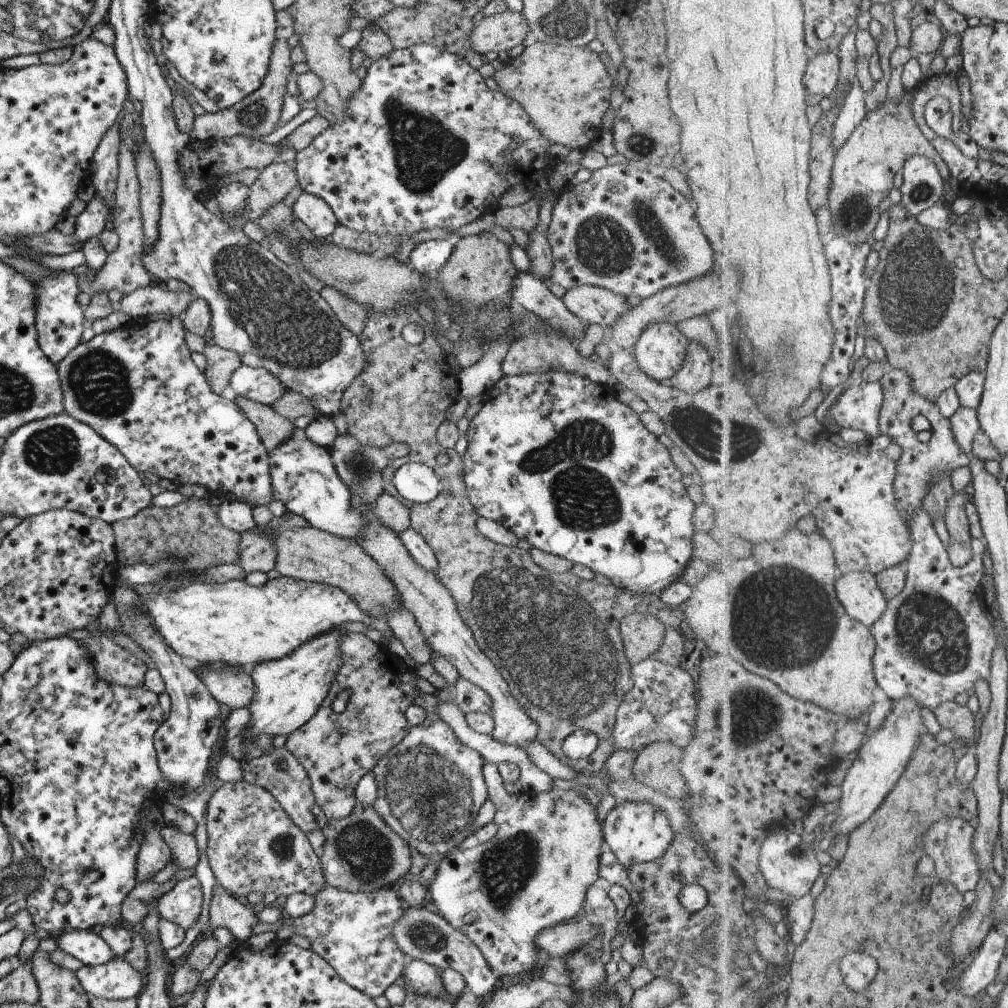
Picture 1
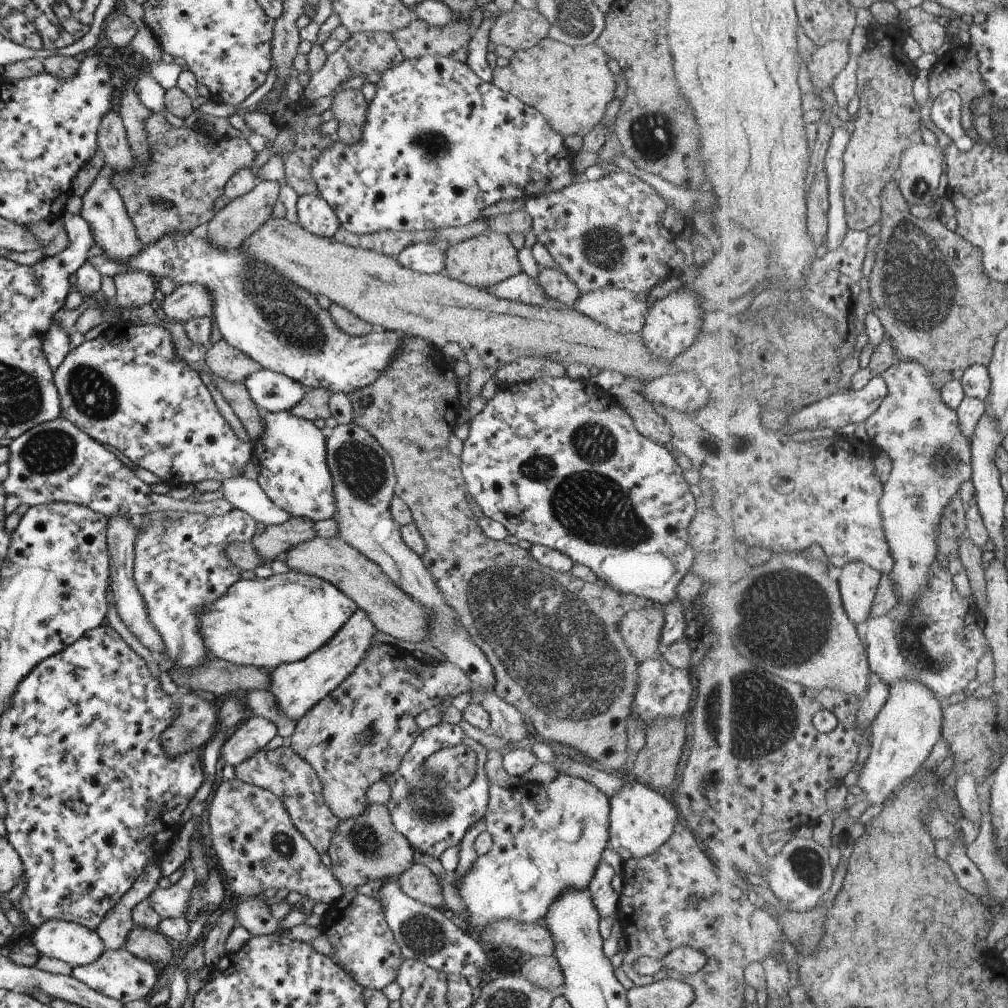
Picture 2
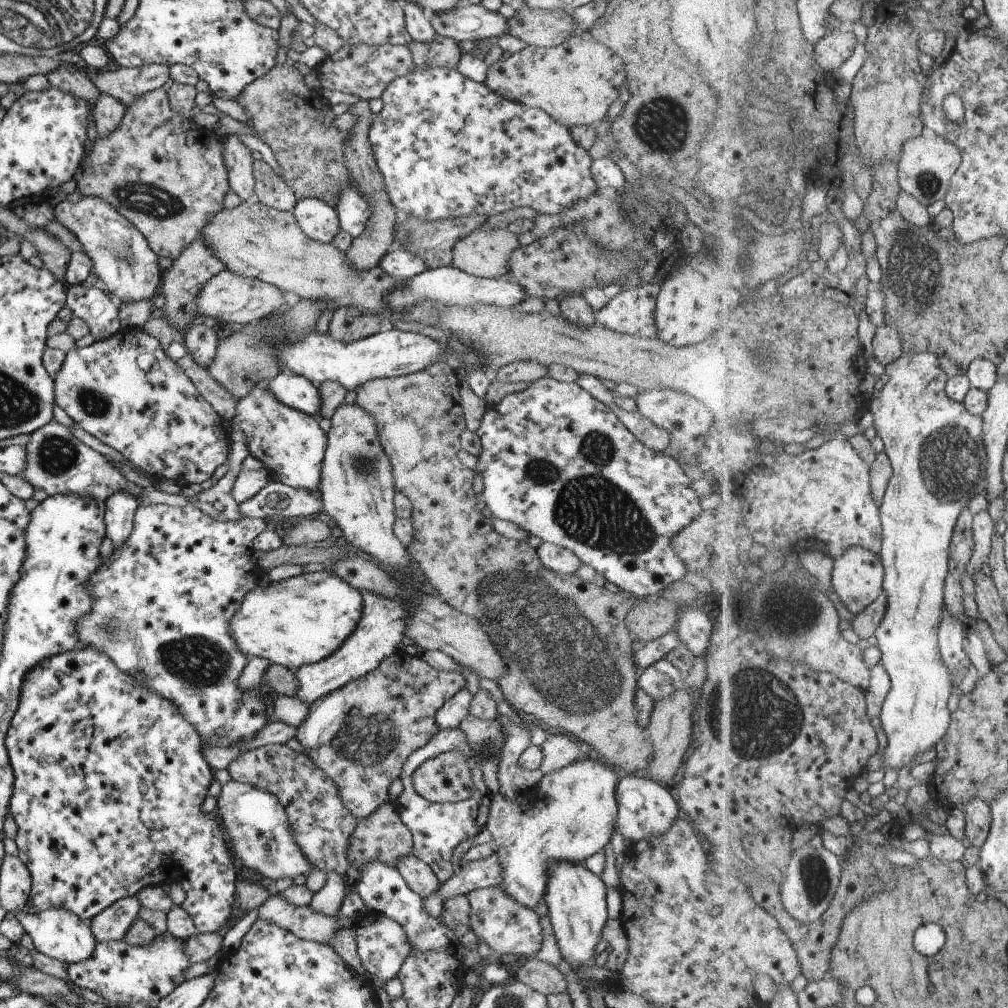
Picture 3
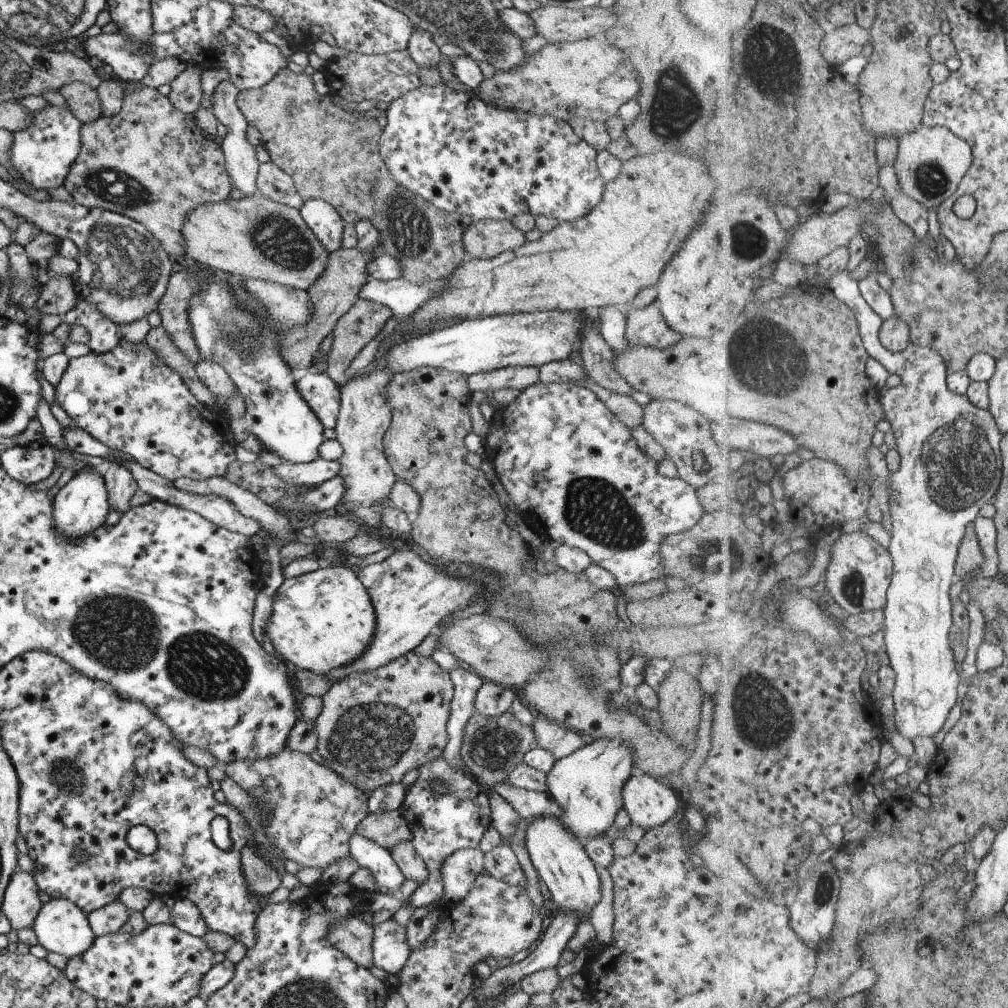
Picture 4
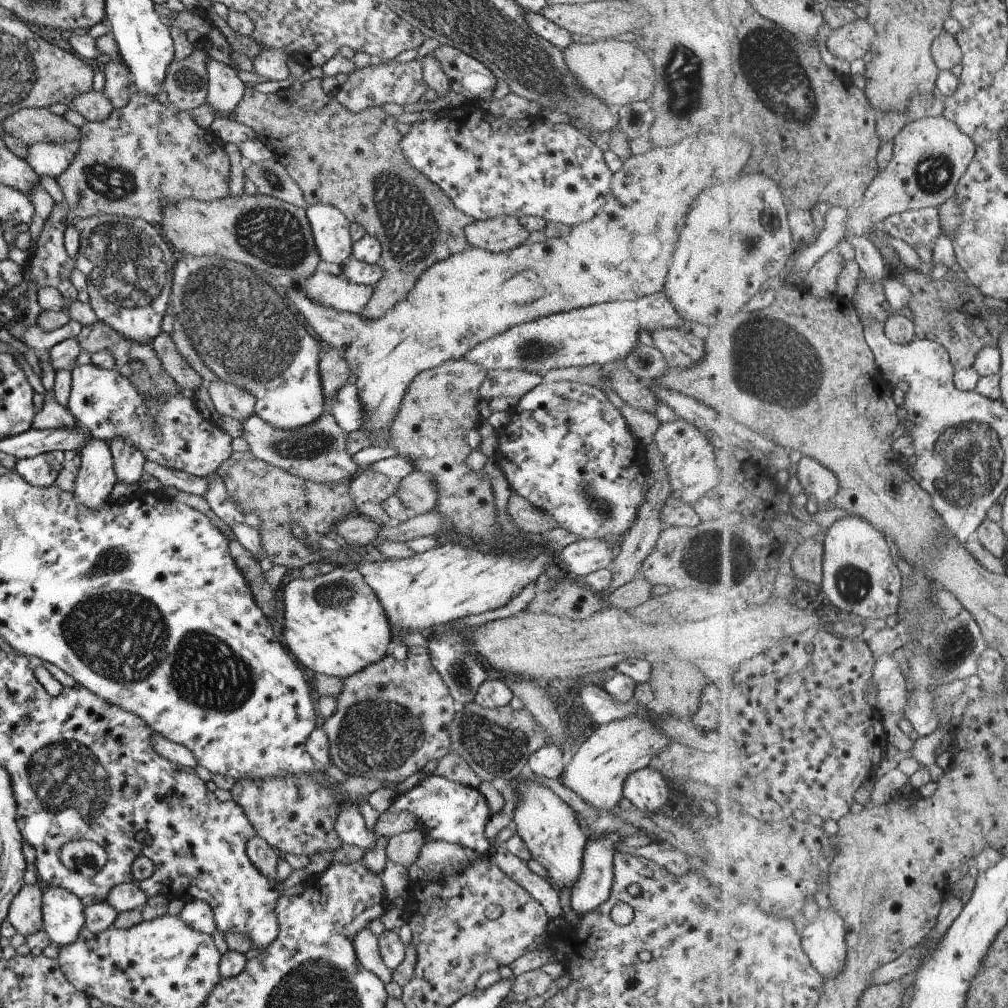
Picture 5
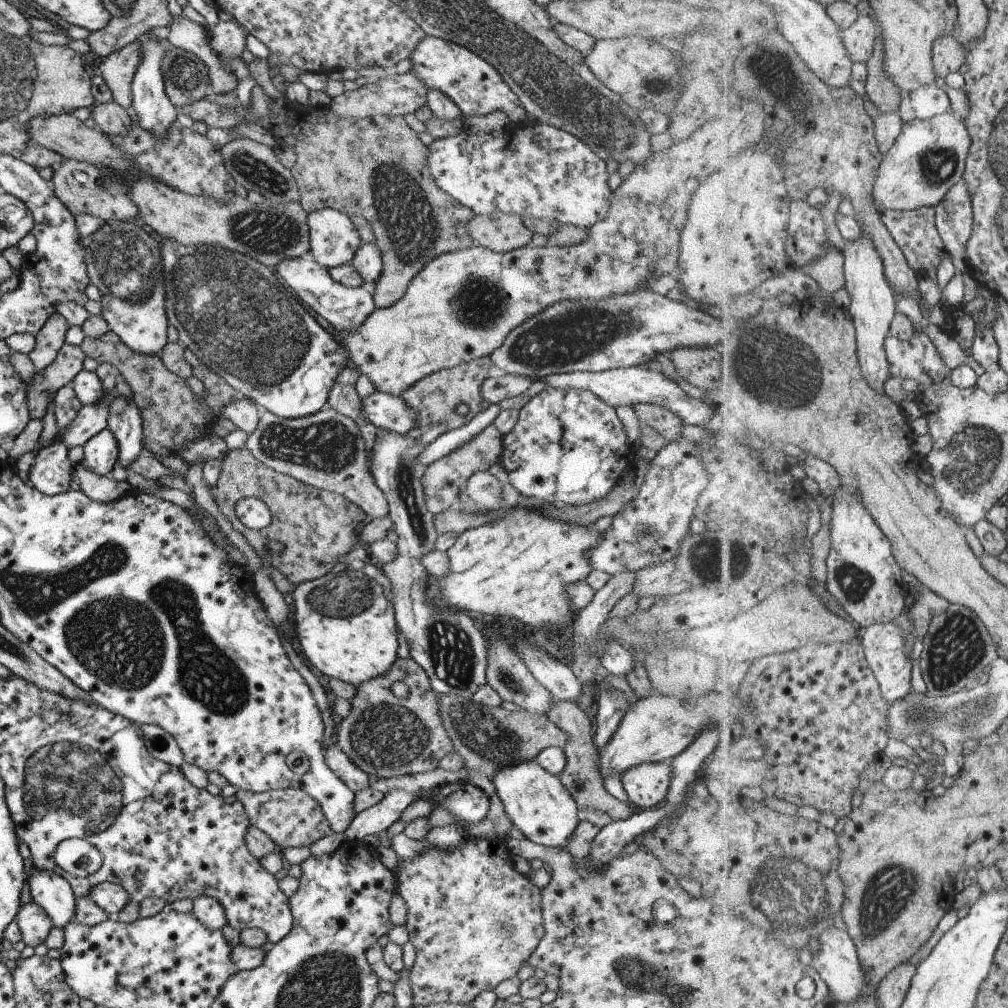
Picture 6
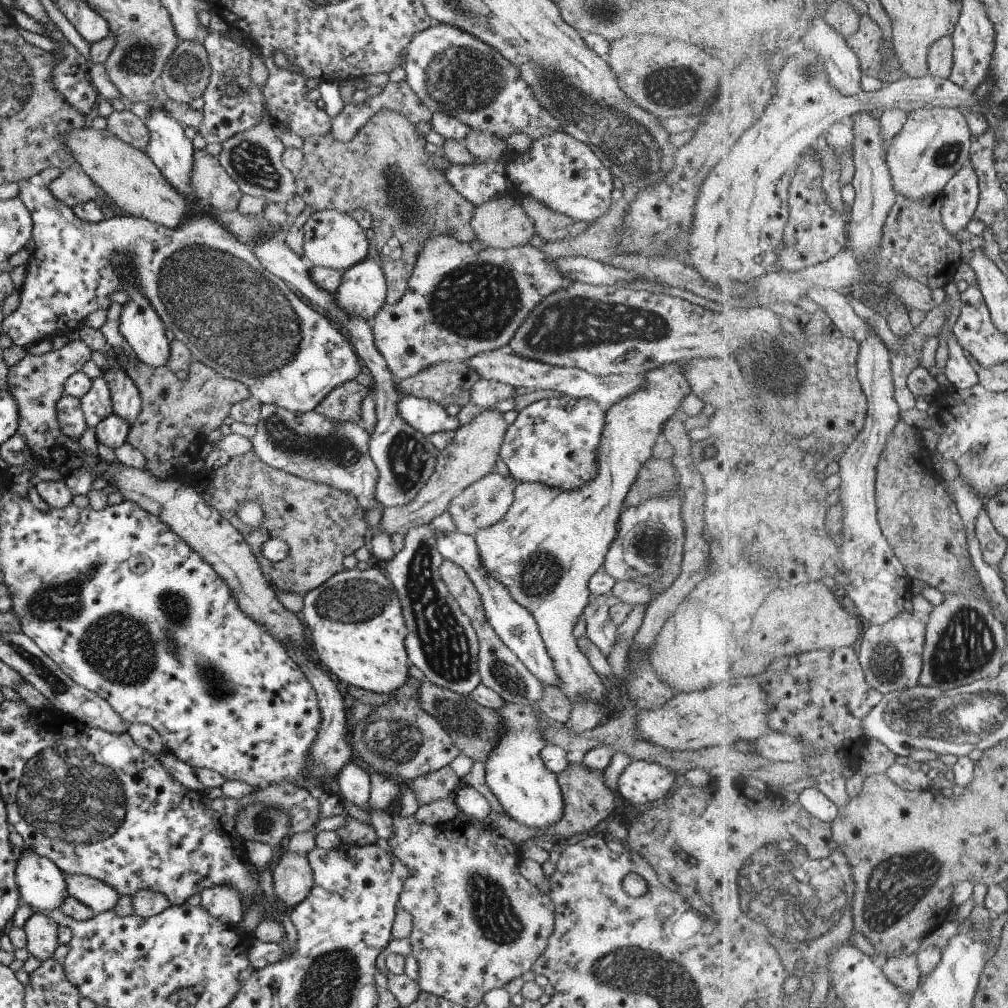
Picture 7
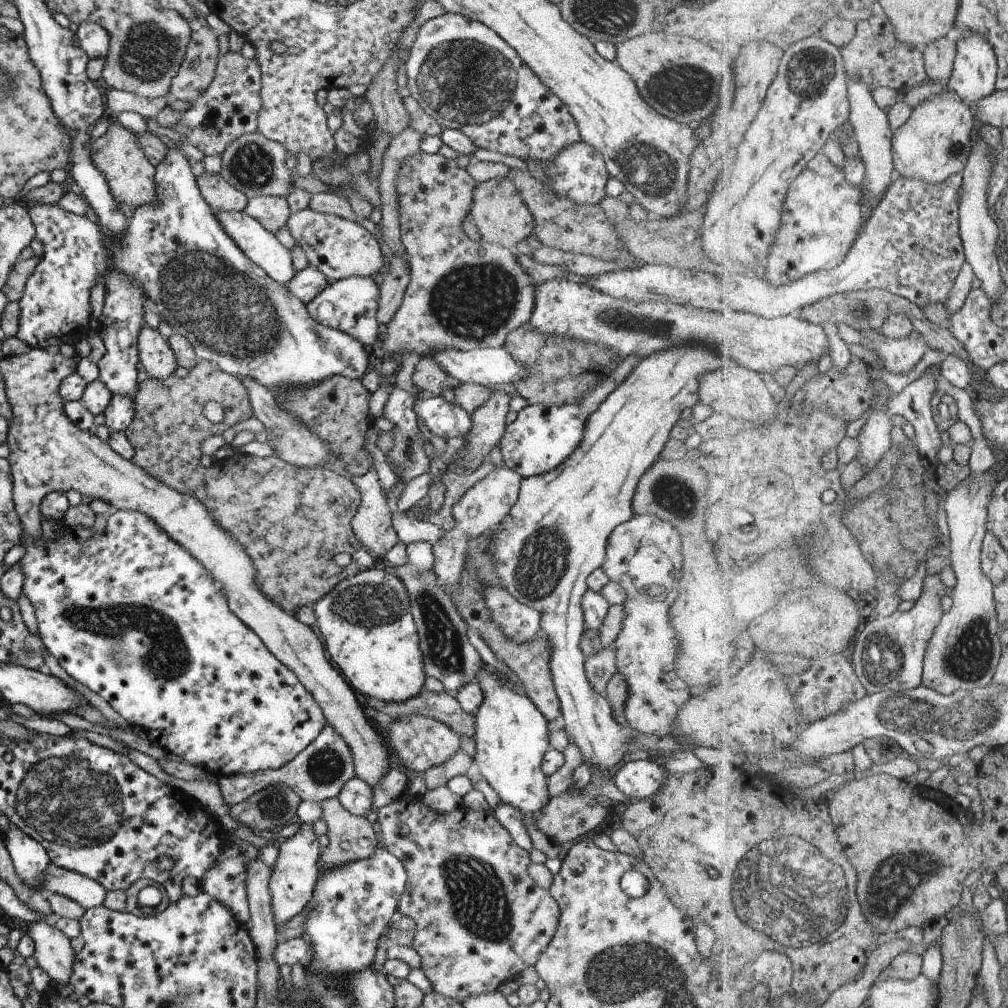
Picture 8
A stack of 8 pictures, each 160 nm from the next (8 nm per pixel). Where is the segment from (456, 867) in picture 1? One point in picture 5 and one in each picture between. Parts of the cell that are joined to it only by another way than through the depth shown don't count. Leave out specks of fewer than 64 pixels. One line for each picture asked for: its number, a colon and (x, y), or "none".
2: (544, 843)
3: (574, 813)
4: (587, 784)
5: (596, 770)

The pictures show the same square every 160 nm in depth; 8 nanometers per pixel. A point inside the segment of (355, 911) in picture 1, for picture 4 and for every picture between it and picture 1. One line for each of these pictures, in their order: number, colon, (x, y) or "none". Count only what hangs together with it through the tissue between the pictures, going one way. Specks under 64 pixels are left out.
2: (363, 947)
3: (381, 945)
4: (390, 951)

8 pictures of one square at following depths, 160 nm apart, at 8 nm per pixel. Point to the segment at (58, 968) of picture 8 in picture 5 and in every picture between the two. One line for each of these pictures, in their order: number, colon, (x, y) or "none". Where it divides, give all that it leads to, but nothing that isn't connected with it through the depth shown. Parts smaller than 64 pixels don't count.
5: (24, 913)
6: (34, 925)
7: (41, 932)

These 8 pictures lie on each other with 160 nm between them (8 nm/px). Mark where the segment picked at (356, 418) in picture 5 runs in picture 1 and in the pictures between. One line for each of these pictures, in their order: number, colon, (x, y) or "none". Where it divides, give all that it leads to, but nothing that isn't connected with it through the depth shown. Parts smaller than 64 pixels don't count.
1: (259, 386)
2: (270, 391)
3: (290, 389)
4: (322, 395)

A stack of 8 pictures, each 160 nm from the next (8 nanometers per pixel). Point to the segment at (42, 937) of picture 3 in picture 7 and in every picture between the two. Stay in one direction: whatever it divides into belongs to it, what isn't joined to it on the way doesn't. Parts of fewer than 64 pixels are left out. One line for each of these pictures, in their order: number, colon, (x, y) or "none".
4: (60, 927)
5: (62, 913)
6: (51, 892)
7: (40, 884)

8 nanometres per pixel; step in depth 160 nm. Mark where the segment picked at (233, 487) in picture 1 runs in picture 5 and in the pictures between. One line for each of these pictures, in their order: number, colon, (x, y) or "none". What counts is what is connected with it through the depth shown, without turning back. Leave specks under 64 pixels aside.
2: (127, 388)
3: (124, 390)
4: (128, 400)
5: (171, 432)

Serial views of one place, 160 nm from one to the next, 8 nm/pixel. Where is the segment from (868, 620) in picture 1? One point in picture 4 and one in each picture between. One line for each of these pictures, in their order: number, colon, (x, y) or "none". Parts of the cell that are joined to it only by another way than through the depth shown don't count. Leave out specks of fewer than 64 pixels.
2: (859, 583)
3: (858, 576)
4: (859, 574)

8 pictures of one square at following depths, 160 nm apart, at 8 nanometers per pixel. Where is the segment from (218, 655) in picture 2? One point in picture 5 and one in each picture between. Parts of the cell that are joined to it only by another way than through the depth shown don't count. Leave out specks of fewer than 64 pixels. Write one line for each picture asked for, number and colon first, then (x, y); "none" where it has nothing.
3: (299, 621)
4: (324, 619)
5: (334, 626)

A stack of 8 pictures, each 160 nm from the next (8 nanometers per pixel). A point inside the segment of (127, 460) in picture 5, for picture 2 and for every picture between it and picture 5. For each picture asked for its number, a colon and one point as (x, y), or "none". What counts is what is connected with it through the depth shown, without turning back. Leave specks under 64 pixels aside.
2: (121, 532)
3: (119, 507)
4: (119, 484)

